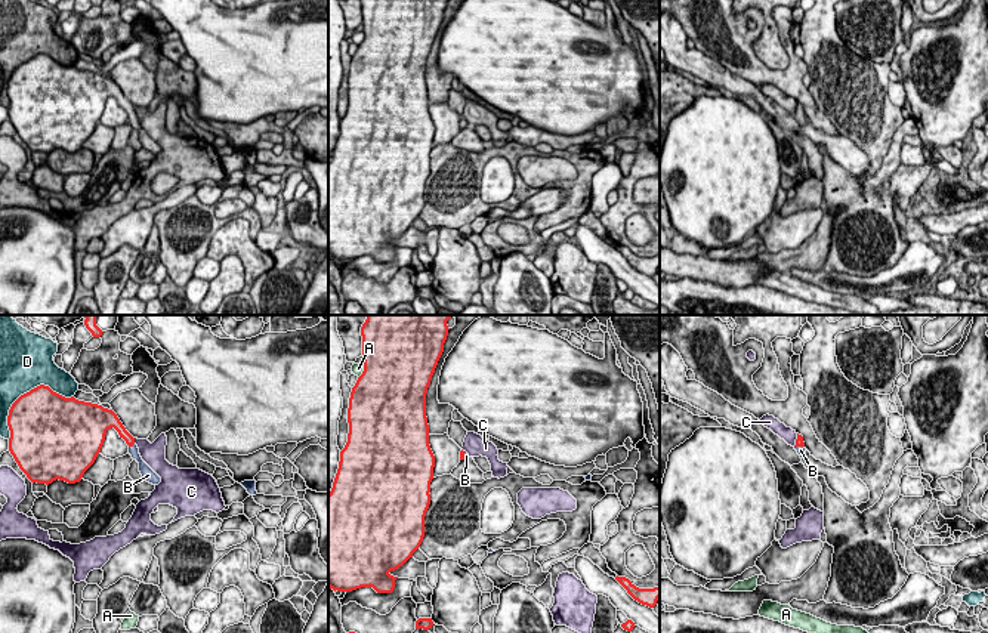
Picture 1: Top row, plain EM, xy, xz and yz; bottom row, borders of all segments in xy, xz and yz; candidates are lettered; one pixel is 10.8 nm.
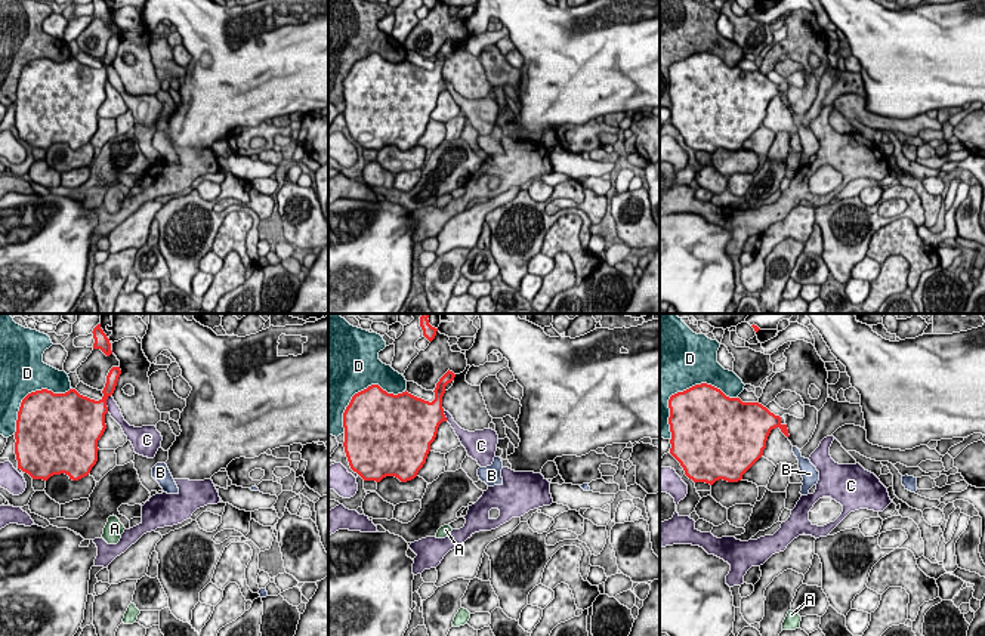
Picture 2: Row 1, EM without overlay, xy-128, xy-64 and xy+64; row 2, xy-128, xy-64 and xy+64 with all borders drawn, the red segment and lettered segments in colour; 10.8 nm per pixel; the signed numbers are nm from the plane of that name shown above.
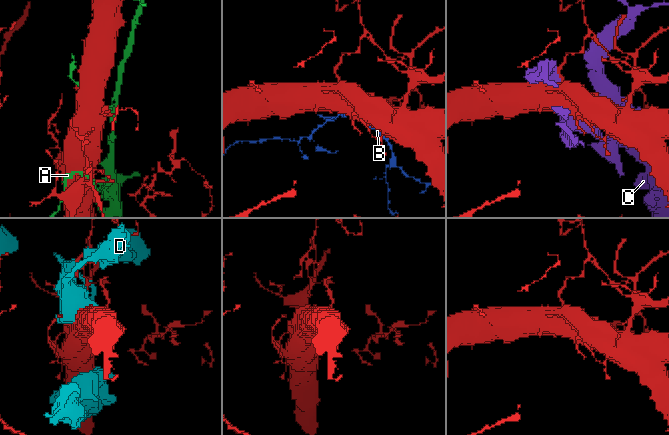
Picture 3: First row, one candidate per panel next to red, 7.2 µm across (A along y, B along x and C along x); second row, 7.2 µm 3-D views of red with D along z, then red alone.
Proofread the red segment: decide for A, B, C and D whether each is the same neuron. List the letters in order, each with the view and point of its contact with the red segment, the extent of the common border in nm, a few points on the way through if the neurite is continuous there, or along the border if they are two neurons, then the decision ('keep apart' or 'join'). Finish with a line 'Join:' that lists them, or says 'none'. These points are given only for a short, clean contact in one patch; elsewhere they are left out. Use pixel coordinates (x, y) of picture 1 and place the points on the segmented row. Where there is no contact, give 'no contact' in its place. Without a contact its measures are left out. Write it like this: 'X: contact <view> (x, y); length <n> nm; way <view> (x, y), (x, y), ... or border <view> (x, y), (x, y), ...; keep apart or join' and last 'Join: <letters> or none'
A: contact xz (364, 370); length 180 nm; keep apart
B: contact xy (130, 445); length 80 nm; way xy (119, 426), (130, 445), (133, 451); join
C: contact xy (133, 441); length 70 nm; keep apart
D: contact xy (27, 392); length 850 nm; keep apart
Join: B

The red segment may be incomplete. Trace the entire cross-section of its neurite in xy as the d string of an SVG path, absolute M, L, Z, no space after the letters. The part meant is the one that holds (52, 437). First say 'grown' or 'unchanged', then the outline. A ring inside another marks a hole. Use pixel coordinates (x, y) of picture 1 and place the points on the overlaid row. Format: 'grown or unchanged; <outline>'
grown; M40 385L12 404L7 426L10 430L9 451L33 484L49 485L56 479L68 484L80 482L101 453L106 430L111 427L129 445L129 454L139 463L142 479L152 485L161 482L161 478L142 460L135 438L126 430L117 414L102 405L78 401L74 396L65 398L49 386Z

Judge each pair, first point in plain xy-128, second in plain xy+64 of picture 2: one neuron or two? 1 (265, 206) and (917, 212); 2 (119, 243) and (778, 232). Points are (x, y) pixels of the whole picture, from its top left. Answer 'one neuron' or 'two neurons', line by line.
1: two neurons
2: one neuron

